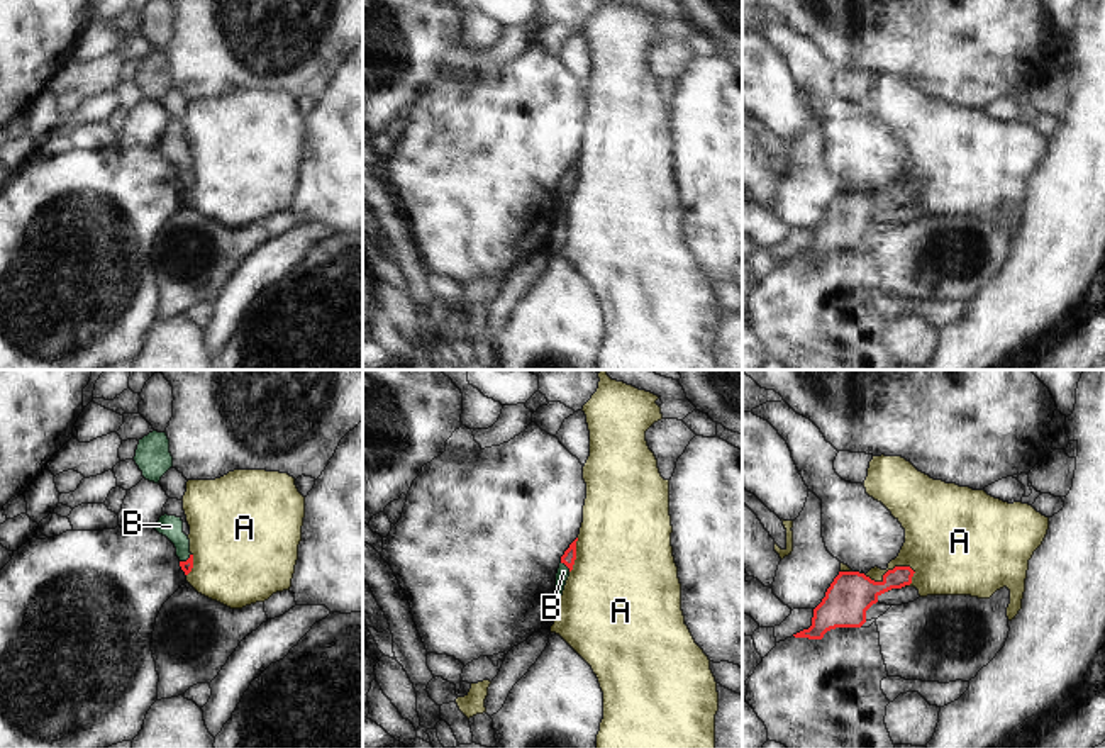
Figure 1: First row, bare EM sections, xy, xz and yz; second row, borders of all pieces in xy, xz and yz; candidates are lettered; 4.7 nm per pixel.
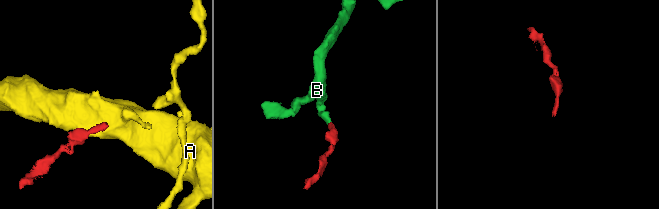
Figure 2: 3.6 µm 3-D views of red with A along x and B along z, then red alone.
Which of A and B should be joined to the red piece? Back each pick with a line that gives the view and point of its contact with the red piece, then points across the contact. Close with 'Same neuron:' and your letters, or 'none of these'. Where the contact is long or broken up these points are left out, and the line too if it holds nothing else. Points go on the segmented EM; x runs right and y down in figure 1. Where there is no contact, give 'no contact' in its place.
B: contact xz (566, 565); way xz (568, 558), (566, 565), (563, 572)
Same neuron: B

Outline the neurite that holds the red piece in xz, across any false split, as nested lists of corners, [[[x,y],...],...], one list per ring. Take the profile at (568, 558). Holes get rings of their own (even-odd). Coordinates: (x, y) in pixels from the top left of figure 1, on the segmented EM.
[[[578,538],[569,544],[569,548],[561,556],[561,563],[556,573],[556,594],[561,599],[566,580],[569,577],[569,572],[573,570],[575,560],[576,560],[576,541]]]

